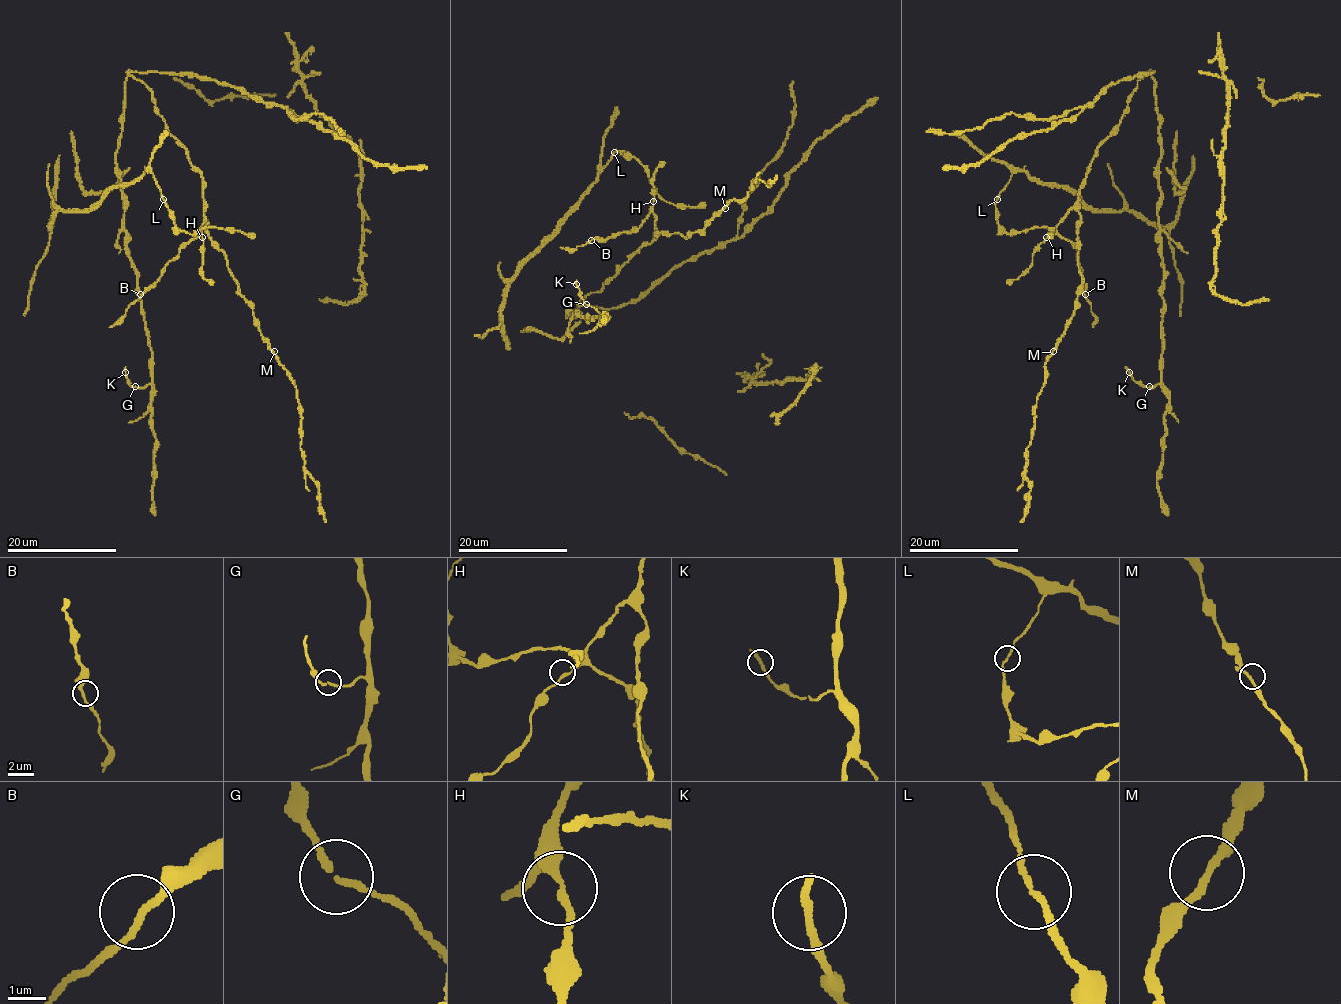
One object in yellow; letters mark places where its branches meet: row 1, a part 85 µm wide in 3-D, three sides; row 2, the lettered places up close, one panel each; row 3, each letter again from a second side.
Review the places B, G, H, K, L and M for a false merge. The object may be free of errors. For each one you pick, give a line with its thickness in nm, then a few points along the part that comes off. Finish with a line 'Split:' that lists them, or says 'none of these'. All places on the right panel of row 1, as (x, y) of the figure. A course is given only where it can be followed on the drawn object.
Split: none of these

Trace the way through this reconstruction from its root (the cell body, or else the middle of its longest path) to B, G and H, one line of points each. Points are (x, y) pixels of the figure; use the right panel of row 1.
B: (1136, 87), (1118, 128), (1096, 150), (1080, 189), (1079, 201), (1055, 229), (1077, 249), (1085, 294)
G: (1136, 87), (1147, 75), (1155, 83), (1160, 139), (1162, 362), (1160, 383), (1149, 386)
H: (1136, 87), (1118, 128), (1096, 150), (1080, 189), (1079, 201), (1046, 237)

